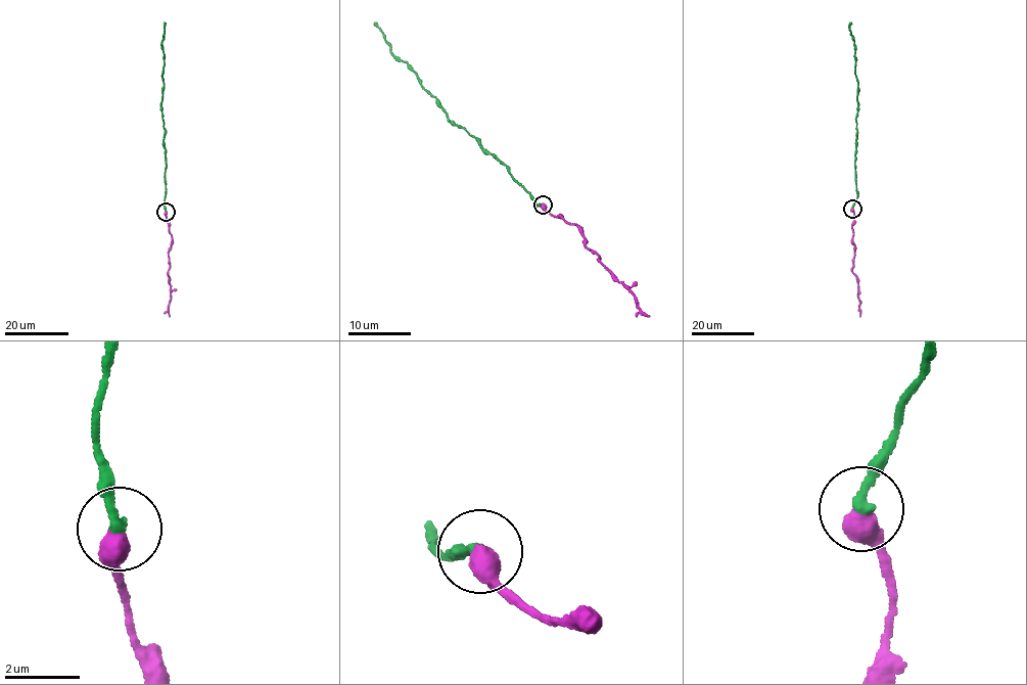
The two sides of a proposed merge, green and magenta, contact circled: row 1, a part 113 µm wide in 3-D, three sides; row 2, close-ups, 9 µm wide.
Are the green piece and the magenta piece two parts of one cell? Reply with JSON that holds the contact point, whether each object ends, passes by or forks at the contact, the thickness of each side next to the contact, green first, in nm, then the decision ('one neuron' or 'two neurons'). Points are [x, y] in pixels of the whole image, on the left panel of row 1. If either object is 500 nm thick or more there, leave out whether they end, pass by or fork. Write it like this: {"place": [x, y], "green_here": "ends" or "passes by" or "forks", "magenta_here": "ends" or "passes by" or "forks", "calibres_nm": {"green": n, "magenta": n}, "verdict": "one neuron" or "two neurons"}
{"place": [166, 212], "calibres_nm": {"green": 280, "magenta": 550}, "verdict": "one neuron"}

